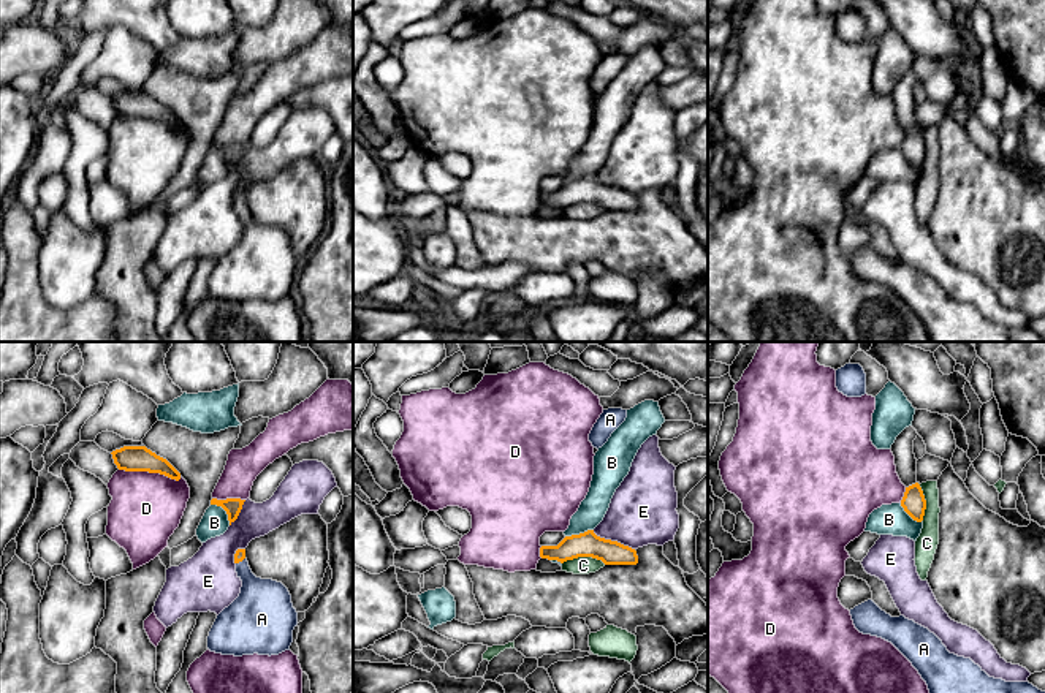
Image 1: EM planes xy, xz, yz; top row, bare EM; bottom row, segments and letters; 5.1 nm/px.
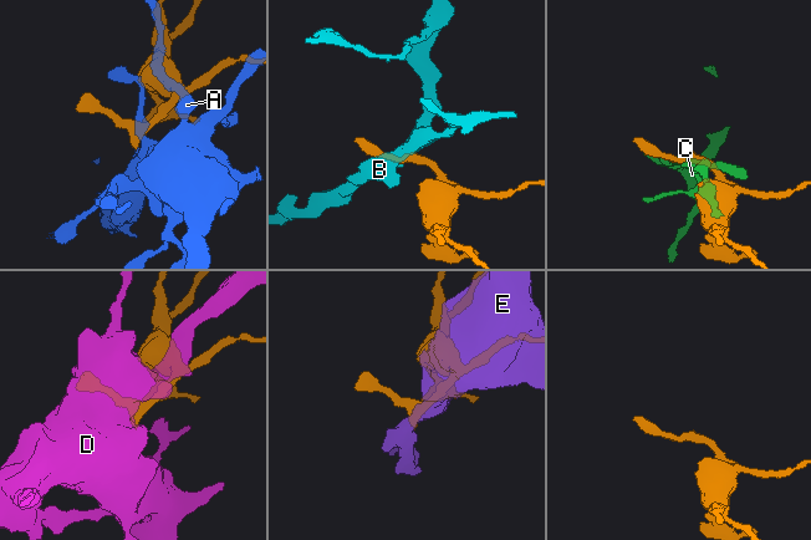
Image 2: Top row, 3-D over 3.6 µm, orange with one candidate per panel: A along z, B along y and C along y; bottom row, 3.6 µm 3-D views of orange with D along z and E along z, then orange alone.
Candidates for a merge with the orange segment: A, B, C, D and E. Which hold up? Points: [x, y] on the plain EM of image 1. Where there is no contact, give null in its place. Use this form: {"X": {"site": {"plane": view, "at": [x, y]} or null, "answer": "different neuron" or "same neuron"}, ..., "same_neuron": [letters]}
{"A": {"site": {"plane": "xy", "at": [239, 206]}, "answer": "same neuron"}, "B": {"site": {"plane": "xy", "at": [225, 155]}, "answer": "different neuron"}, "C": {"site": {"plane": "xz", "at": [585, 201]}, "answer": "different neuron"}, "D": {"site": {"plane": "xy", "at": [151, 117]}, "answer": "different neuron"}, "E": {"site": {"plane": "xz", "at": [613, 187]}, "answer": "different neuron"}, "same_neuron": ["A"]}

